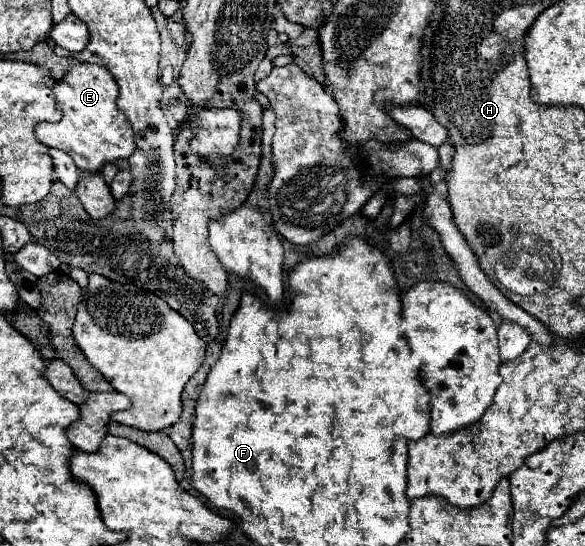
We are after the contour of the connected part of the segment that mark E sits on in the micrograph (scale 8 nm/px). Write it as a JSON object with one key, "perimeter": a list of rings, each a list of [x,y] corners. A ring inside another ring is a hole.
{"perimeter":[[[77,63],[61,81],[57,81],[53,93],[63,111],[63,119],[59,123],[39,123],[35,127],[35,135],[41,143],[69,153],[75,165],[87,173],[101,173],[107,163],[117,163],[117,159],[129,159],[133,155],[137,149],[135,135],[125,113],[117,107],[119,89],[105,67]]]}

